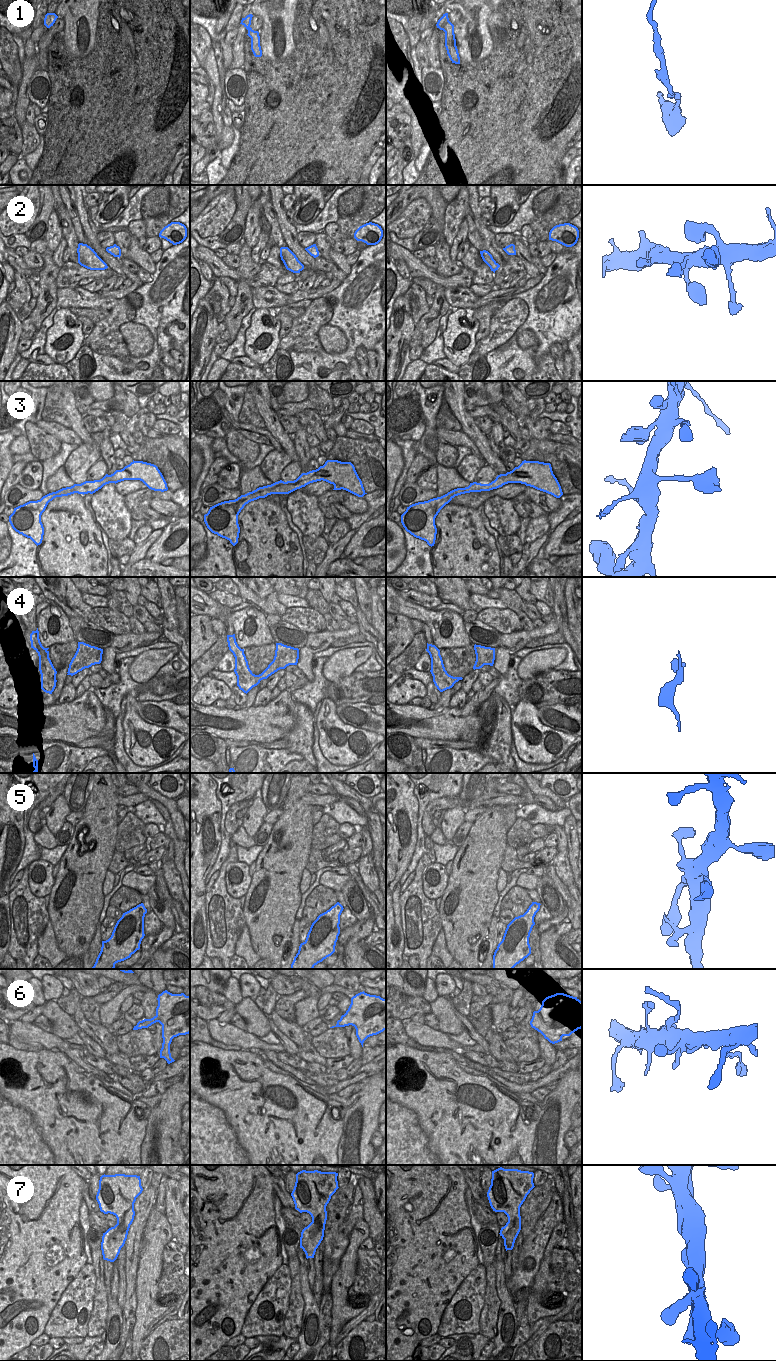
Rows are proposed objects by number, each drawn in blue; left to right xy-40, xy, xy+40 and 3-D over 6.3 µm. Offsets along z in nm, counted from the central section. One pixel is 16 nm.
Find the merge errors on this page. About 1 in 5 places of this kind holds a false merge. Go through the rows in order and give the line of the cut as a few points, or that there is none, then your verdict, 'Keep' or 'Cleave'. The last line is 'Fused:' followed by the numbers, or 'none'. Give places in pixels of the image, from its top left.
1: No split. Keep
2: No split. Keep
3: No split. Keep
4: No split. Keep
5: No split. Keep
6: No split. Keep
7: No split. Keep
Fused: none.

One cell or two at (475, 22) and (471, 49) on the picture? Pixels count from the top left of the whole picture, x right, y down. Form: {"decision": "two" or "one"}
{"decision": "one"}

